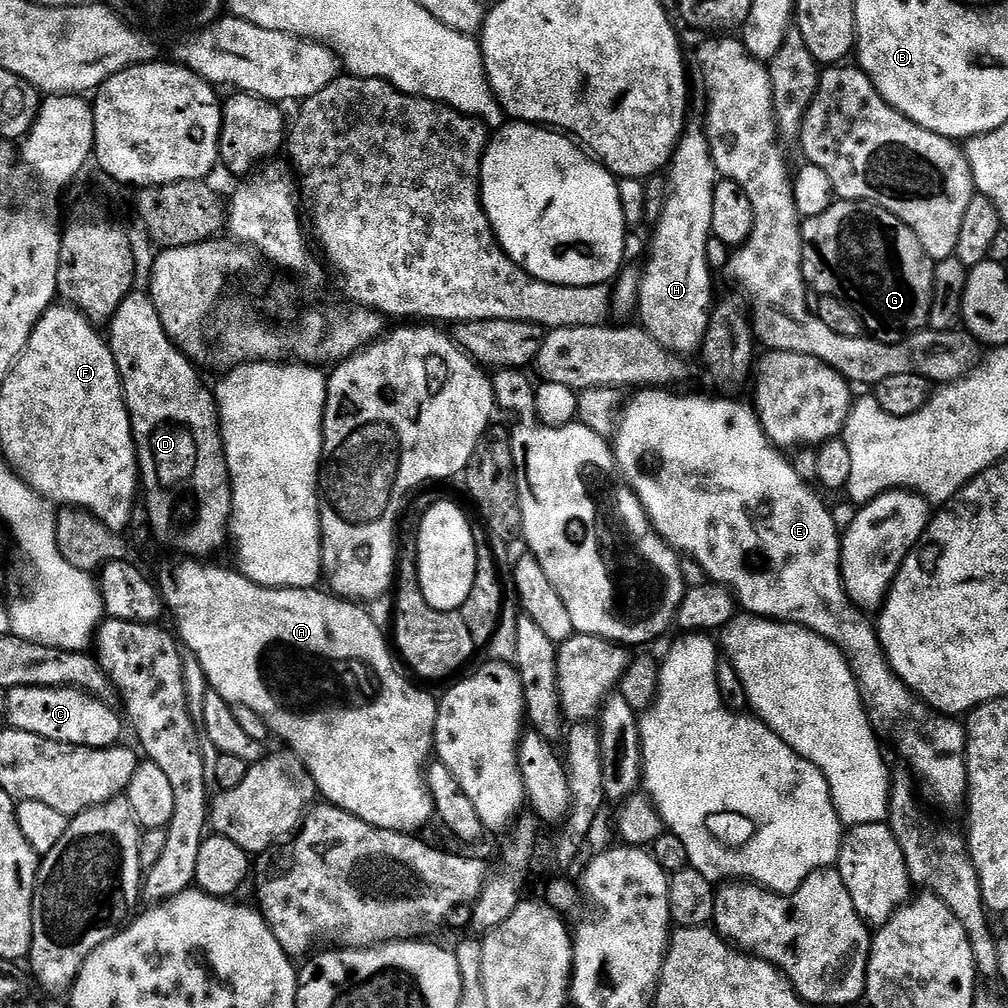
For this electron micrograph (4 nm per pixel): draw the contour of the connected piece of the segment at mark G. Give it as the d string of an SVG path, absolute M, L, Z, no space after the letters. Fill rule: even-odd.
M837 199L830 206L830 210L826 210L826 214L807 217L803 221L800 233L802 234L802 274L805 284L813 293L838 298L850 305L858 314L860 321L863 322L865 333L872 339L881 340L884 344L897 344L929 327L928 319L934 298L934 261L924 252L922 242L916 237L914 230L910 230L910 226L906 226L901 220L894 218L894 214L882 210L877 204L866 204L862 200Z

